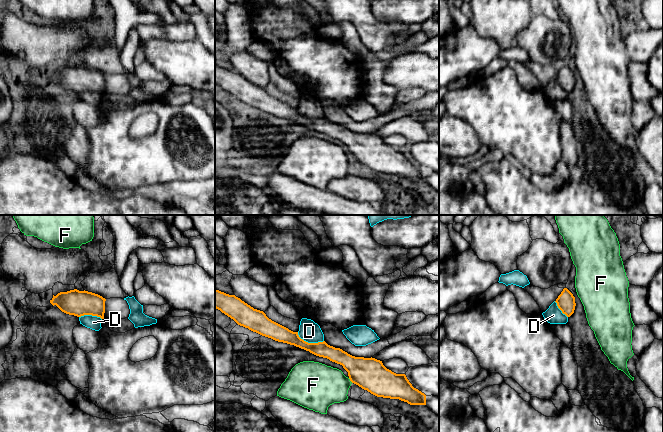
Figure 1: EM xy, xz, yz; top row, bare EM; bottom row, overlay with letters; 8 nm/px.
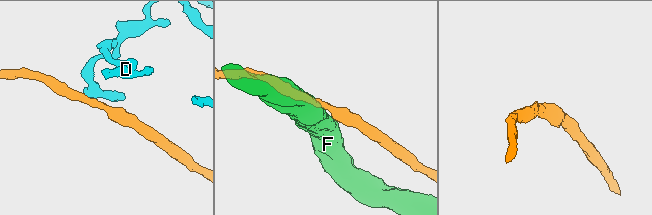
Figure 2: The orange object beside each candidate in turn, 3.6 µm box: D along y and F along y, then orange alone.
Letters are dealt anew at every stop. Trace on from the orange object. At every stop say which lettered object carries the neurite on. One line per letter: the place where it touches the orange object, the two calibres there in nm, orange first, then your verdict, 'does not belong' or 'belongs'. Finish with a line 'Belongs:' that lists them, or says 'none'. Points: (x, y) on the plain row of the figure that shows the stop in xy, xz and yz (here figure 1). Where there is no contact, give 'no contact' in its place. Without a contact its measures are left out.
D: meets orange in xz at (309, 119); 130 nm thick on the orange side, 170 nm on the other; does not belong
F: meets orange in xz at (350, 156); 260 nm thick on the orange side, 340 nm on the other; does not belong
Belongs: none

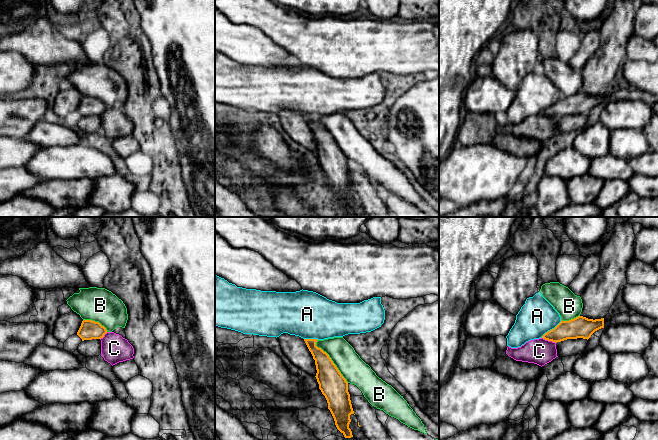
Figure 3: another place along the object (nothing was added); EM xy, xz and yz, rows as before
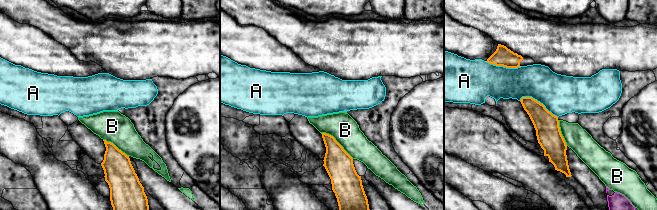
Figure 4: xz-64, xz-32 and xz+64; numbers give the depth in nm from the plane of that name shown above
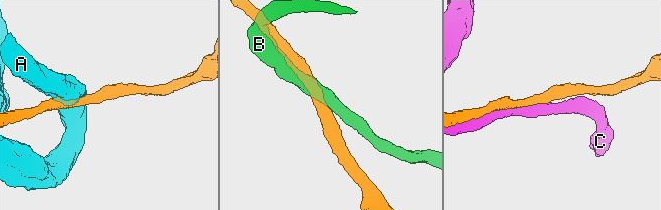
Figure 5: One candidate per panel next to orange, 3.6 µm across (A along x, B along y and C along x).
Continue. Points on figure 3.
A: meets orange in yz at (552, 105); 180 nm thick on the orange side, 300 nm on the other; does not belong
B: meets orange in xz at (331, 136); 220 nm thick on the orange side, 200 nm on the other; does not belong
C: meets orange in yz at (549, 116); 160 nm thick on the orange side, 200 nm on the other; does not belong
Belongs: none

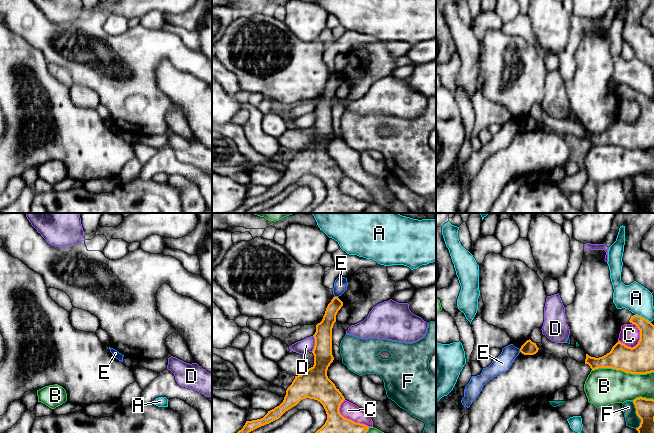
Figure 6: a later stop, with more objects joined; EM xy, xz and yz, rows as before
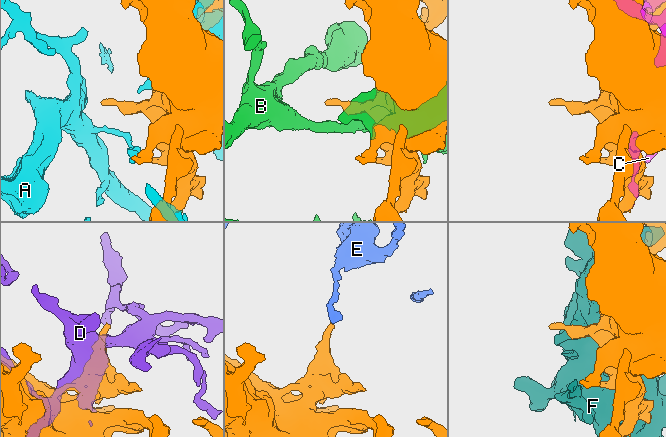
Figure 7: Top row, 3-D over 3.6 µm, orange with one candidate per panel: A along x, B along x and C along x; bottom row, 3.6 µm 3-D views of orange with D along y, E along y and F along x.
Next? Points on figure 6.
A: meets orange in yz at (642, 93); 140 nm thick on the orange side, 220 nm on the other; does not belong
B: meets orange in yz at (623, 146); 220 nm thick on the orange side, 300 nm on the other; does not belong
C: meets orange in xz at (346, 194); 320 nm thick on the orange side, 130 nm on the other; does not belong
D: meets orange in xz at (315, 119); 150 nm thick on the orange side, 120 nm on the other; does not belong
E: meets orange in xz at (336, 73); 110 nm thick on the orange side, 110 nm on the other; does not belong
F: meets orange in yz at (637, 191); 140 nm thick on the orange side, 110 nm on the other; does not belong
Belongs: none

